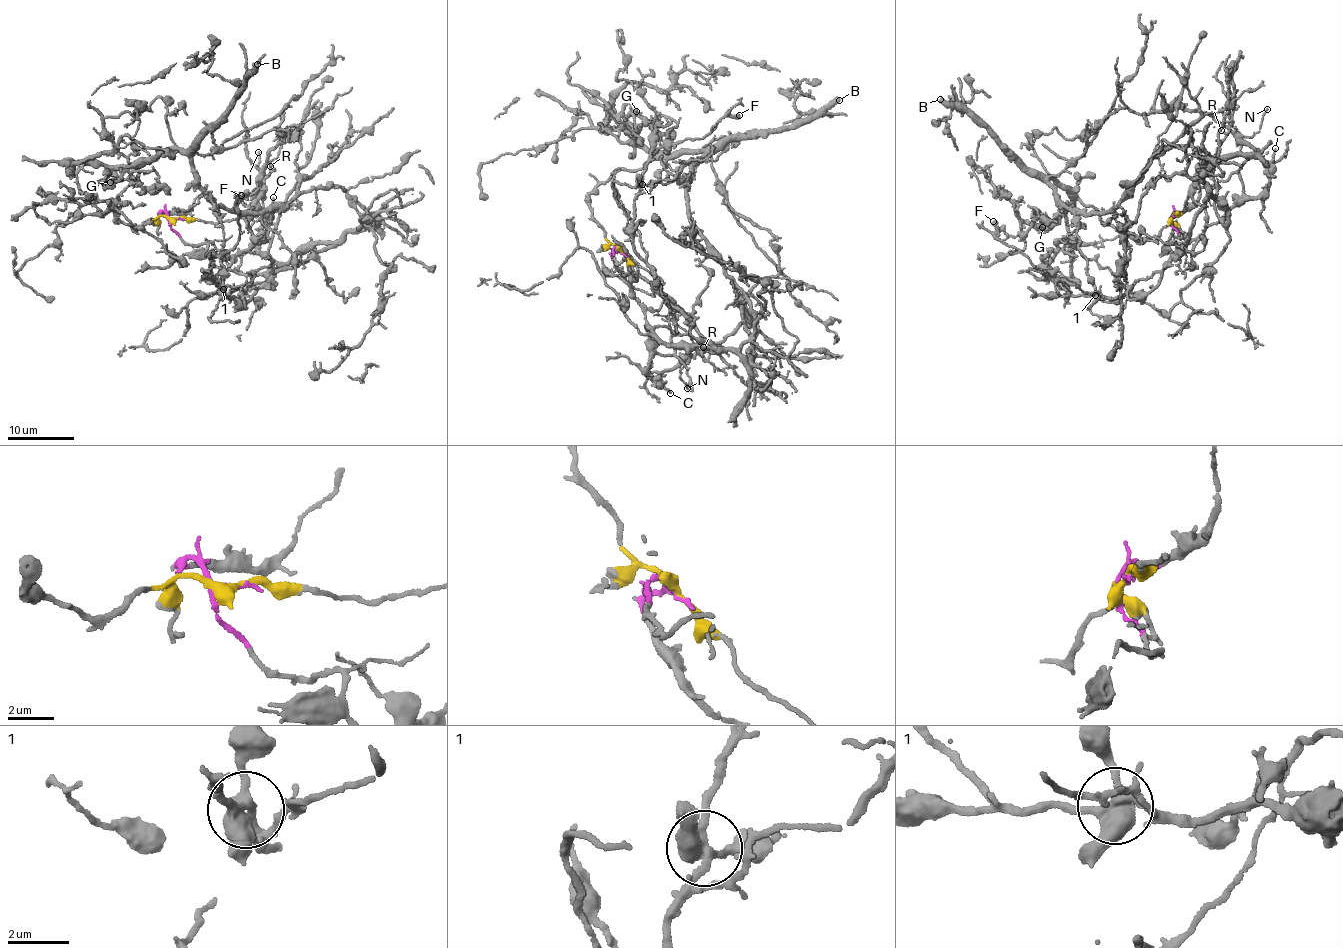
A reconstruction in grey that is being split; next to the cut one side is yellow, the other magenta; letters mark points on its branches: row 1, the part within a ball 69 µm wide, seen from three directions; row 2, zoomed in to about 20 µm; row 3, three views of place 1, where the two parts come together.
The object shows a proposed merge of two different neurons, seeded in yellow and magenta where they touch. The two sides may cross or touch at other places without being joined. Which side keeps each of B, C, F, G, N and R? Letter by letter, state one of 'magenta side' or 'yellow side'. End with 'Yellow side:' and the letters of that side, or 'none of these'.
B: yellow side
C: magenta side
F: magenta side
G: yellow side
N: magenta side
R: magenta side
Yellow side: B, G

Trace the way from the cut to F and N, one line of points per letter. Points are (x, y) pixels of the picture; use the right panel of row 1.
F: (1171, 218), (1180, 255), (1161, 280), (1110, 298), (1071, 295), (993, 221)
N: (1171, 218), (1172, 255), (1209, 196), (1225, 224), (1268, 185), (1242, 139), (1267, 109)

